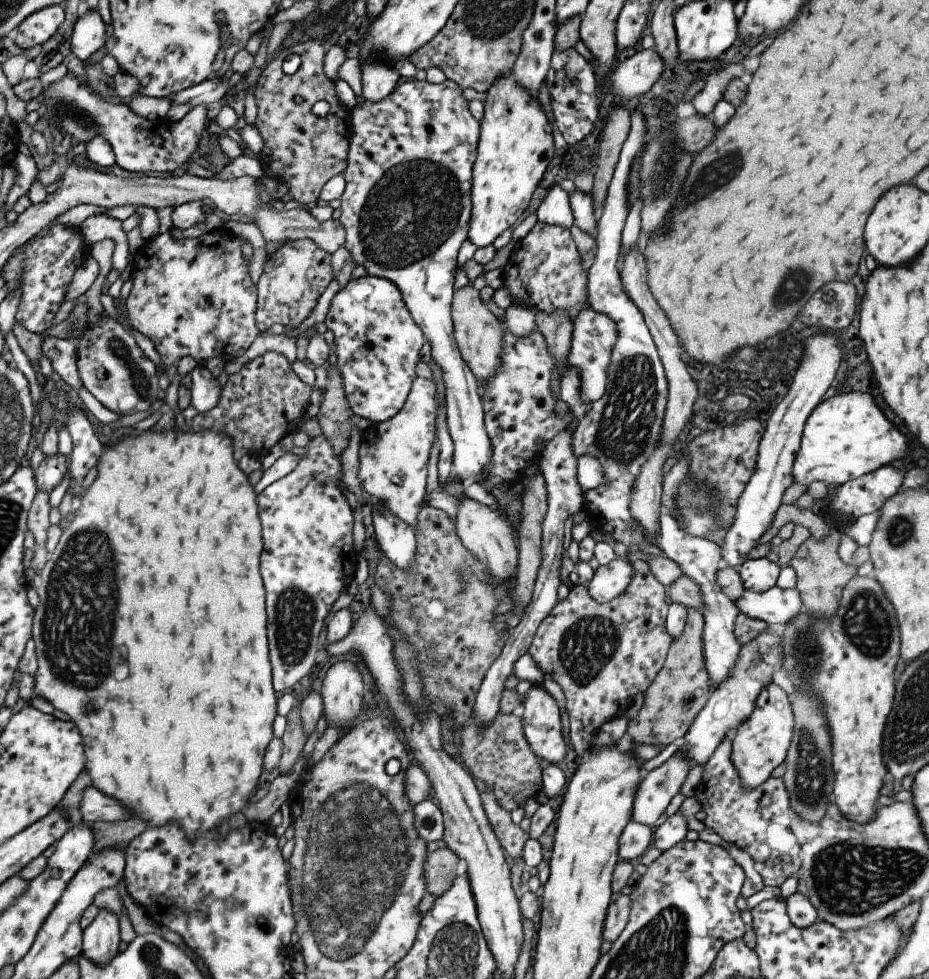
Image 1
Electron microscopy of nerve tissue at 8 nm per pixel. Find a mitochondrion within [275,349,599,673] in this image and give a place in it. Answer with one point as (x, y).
(464, 585)

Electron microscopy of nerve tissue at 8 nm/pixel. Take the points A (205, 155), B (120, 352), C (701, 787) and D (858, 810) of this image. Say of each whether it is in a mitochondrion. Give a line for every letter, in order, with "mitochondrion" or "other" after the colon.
A: other
B: mitochondrion
C: other
D: other

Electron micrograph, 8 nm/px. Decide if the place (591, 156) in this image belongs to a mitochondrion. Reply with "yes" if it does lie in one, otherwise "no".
no

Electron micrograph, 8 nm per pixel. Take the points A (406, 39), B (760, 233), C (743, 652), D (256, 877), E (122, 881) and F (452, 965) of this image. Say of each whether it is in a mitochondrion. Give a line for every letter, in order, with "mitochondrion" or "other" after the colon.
A: other
B: other
C: other
D: other
E: other
F: mitochondrion

